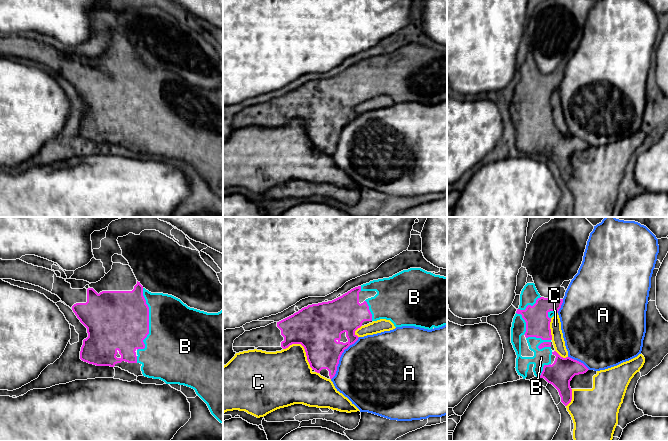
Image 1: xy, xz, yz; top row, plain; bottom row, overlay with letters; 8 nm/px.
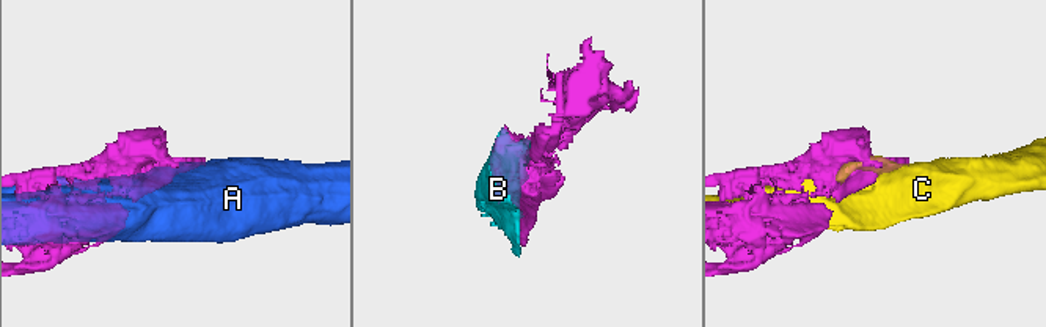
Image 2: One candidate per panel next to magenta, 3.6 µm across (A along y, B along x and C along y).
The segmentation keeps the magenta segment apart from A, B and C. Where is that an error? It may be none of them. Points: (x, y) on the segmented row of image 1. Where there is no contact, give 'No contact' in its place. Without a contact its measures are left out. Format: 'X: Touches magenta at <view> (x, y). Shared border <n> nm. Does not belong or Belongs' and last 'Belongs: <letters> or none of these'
A: Touches magenta at xz (340, 356). Shared border 420 nm. Does not belong
B: Touches magenta at xy (148, 321). Shared border 500 nm. Belongs
C: Touches magenta at xz (304, 348). Shared border 280 nm. Does not belong
Belongs: B

